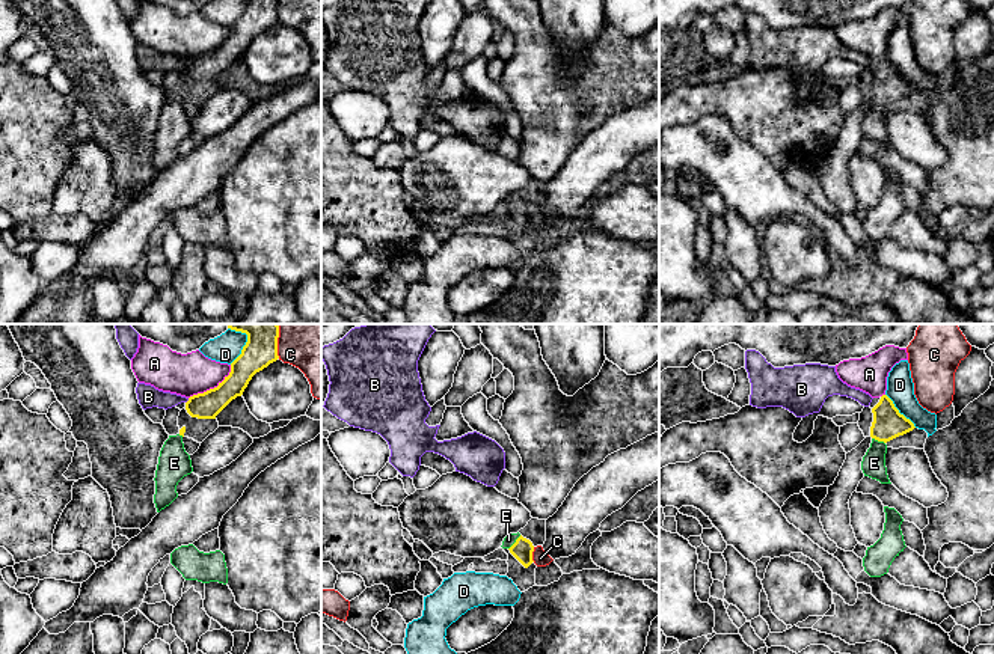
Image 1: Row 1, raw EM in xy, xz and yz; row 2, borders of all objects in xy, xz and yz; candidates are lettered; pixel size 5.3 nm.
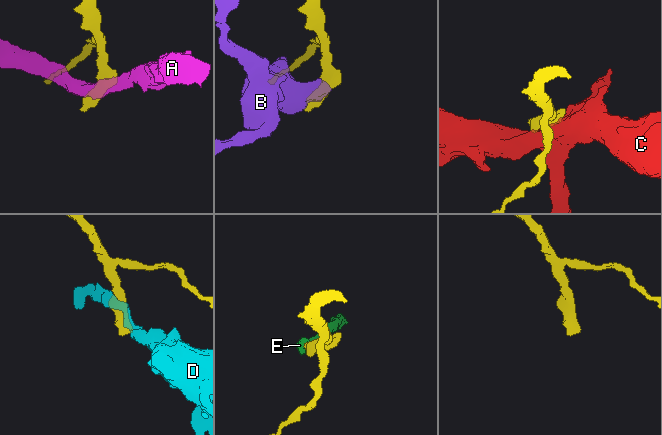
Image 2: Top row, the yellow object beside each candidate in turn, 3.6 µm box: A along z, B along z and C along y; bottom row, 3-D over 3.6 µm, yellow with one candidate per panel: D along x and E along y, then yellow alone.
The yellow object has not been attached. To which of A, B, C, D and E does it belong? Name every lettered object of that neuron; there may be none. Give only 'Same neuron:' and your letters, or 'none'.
Same neuron: E

